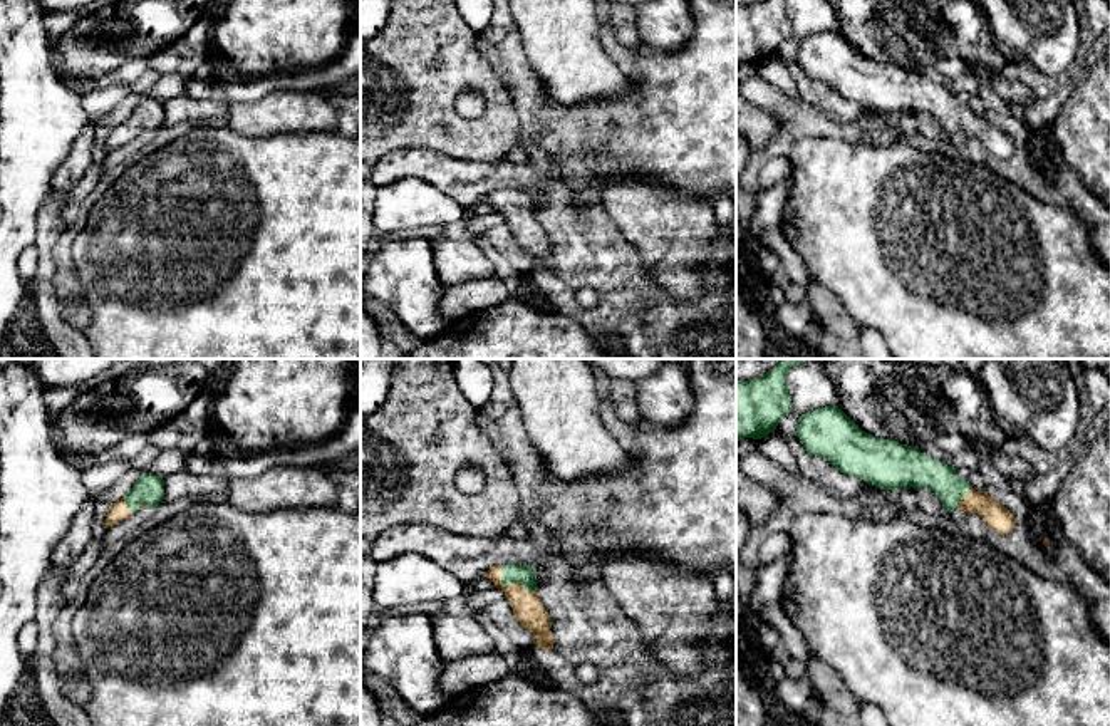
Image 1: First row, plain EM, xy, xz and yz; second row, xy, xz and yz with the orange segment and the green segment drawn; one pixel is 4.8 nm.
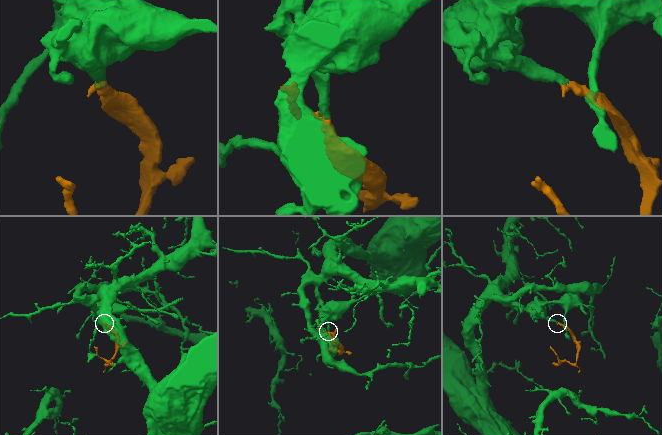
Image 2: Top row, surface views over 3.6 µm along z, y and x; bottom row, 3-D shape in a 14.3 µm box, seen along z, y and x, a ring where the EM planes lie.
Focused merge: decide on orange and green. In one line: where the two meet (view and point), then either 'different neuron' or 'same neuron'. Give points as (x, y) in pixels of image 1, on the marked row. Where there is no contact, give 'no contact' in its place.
meets orange in xz at (510, 585); same neuron

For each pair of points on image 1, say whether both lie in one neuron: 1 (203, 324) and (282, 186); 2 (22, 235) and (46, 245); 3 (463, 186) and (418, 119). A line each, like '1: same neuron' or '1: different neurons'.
1: same neuron
2: different neurons
3: different neurons

